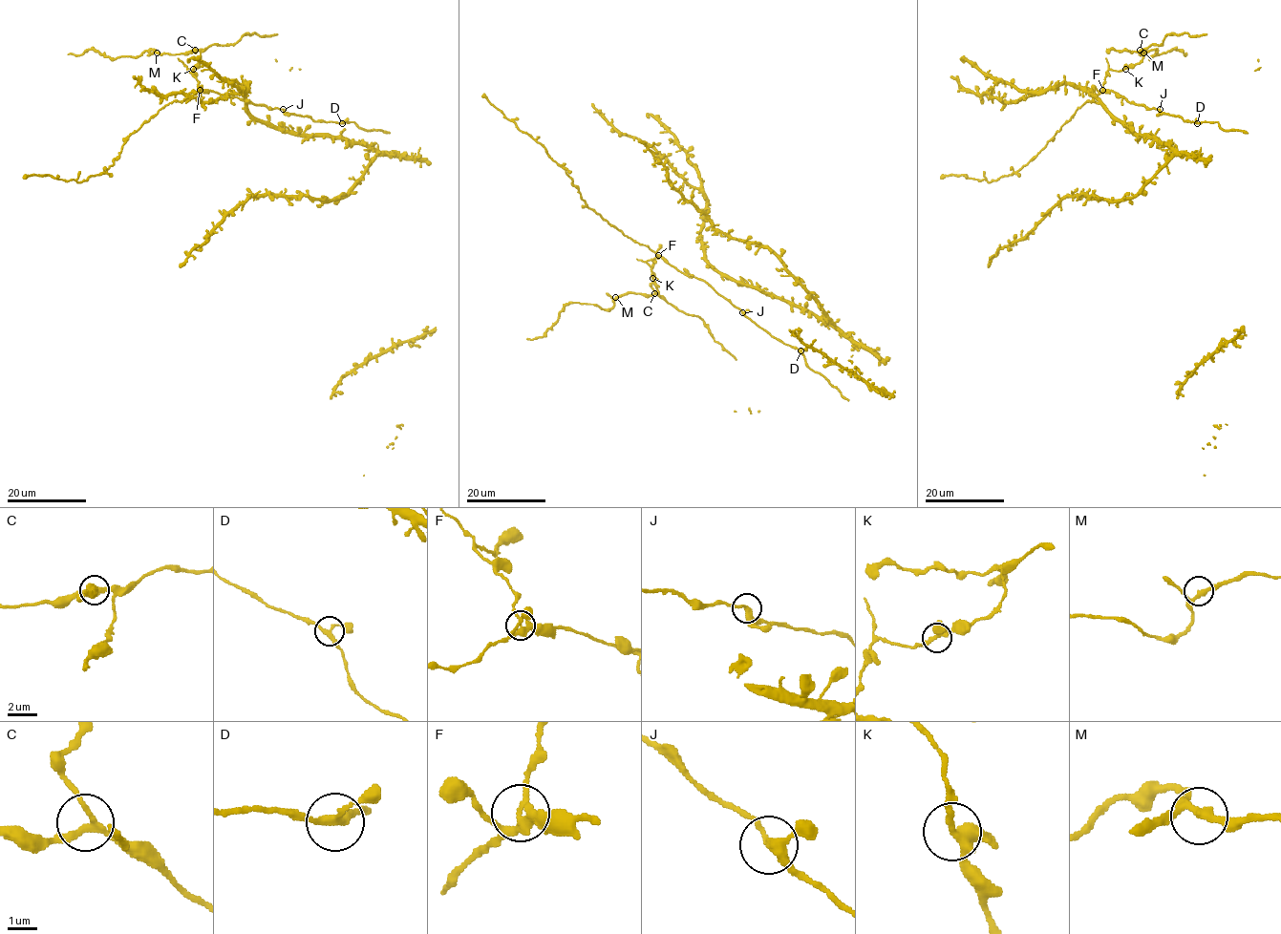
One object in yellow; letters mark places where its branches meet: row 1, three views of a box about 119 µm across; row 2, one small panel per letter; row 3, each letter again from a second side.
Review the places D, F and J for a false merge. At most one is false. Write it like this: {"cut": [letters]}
{"cut": ["F"]}

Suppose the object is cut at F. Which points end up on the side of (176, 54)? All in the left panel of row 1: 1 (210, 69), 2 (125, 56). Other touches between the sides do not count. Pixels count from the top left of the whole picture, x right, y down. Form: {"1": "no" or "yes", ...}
{"1": "no", "2": "yes"}

